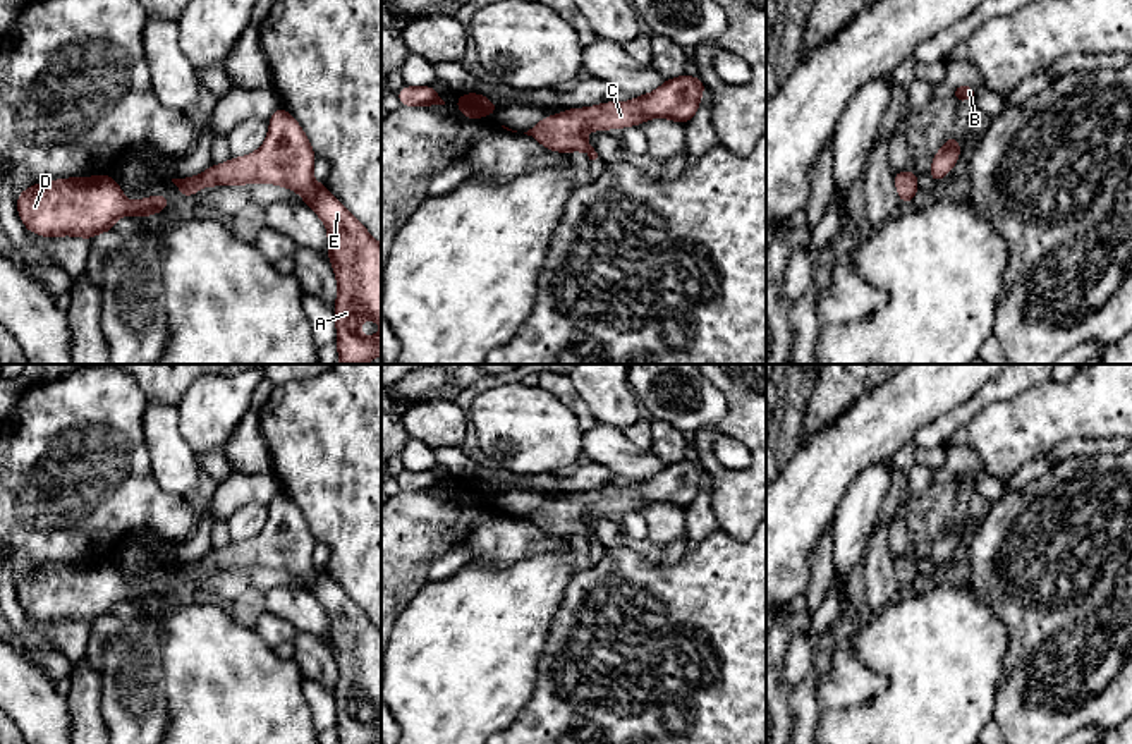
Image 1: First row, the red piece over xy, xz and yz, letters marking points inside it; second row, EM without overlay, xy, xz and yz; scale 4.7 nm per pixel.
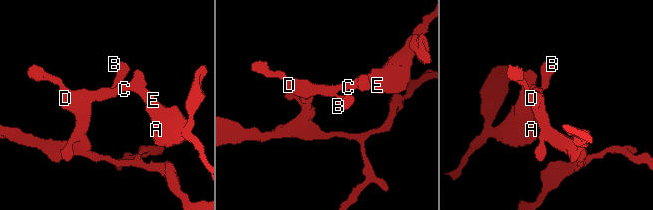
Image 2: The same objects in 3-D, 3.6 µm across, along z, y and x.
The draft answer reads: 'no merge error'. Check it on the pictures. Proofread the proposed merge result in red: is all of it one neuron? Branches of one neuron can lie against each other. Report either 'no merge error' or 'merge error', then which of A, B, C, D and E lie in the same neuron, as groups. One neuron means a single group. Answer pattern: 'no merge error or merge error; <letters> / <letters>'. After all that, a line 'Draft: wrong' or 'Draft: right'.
no merge error; A B C D E
Draft: right

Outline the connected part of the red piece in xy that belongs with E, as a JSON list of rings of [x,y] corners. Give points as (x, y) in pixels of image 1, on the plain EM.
[[[282,491],[270,502],[265,529],[247,541],[210,550],[198,562],[172,564],[186,584],[204,570],[278,569],[299,577],[328,615],[338,679],[335,684],[338,744],[376,744],[381,739],[381,715],[364,723],[361,706],[369,701],[381,710],[381,629],[349,595],[313,564],[313,536],[299,507]]]

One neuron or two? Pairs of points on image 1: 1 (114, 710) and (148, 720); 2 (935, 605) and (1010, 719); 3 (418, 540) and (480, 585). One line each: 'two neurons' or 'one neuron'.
1: one neuron
2: two neurons
3: two neurons

